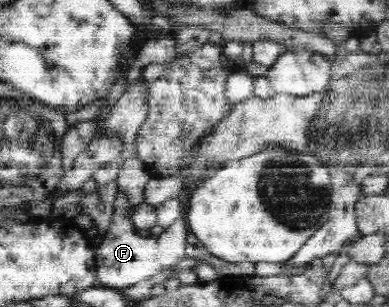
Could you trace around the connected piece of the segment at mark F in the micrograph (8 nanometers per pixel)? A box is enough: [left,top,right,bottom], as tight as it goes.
[96,214,188,291]

